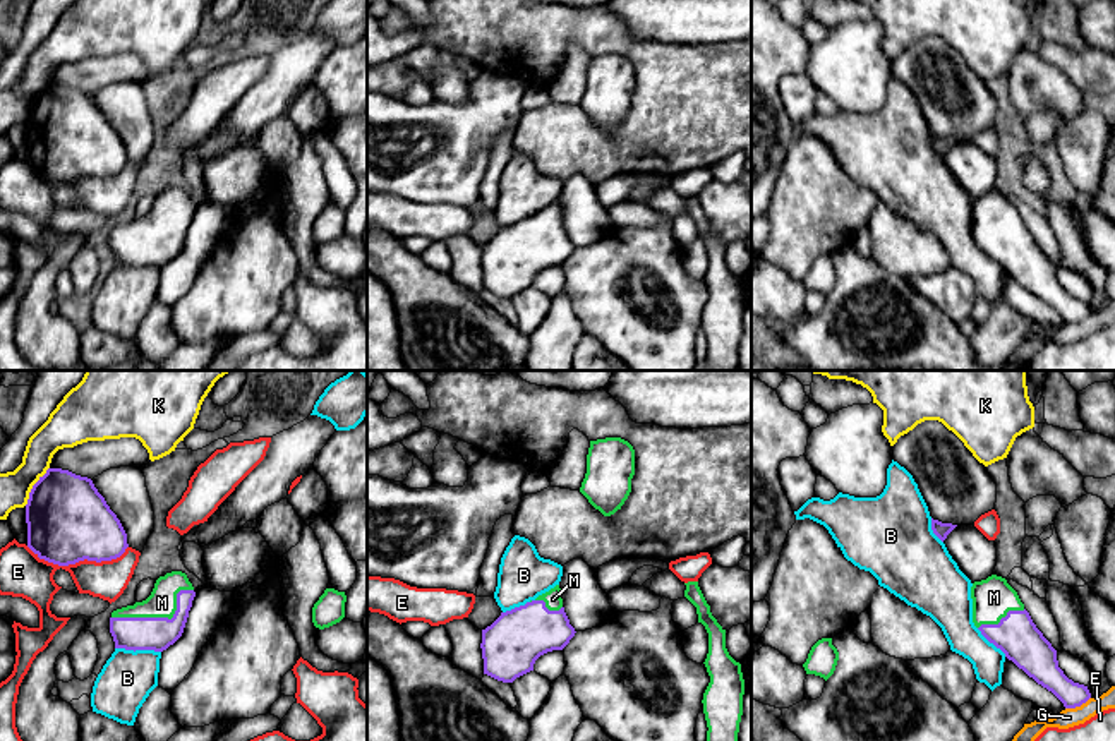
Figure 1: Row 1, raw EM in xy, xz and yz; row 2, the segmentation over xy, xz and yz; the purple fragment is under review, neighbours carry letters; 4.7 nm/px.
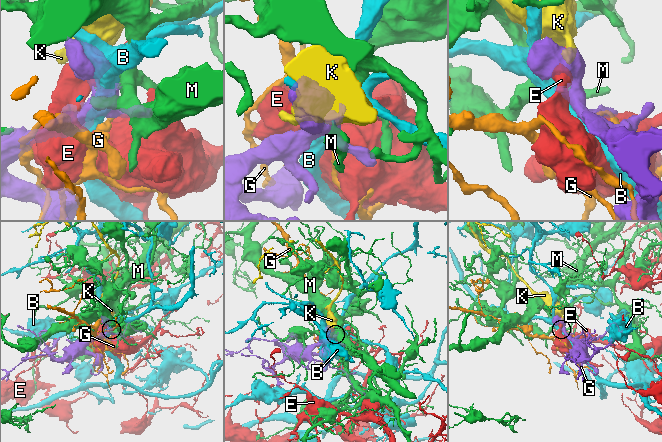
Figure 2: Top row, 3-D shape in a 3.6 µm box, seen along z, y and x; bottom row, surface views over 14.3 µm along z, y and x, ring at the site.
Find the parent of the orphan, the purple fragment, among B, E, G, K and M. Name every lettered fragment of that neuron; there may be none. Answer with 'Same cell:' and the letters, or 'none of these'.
Same cell: M

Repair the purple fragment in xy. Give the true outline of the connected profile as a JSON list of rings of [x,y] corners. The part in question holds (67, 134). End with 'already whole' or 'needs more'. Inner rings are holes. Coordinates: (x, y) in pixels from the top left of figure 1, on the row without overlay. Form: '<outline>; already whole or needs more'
[[[48,84],[26,120],[27,163],[58,182],[120,173],[127,149],[93,96]]]; already whole

